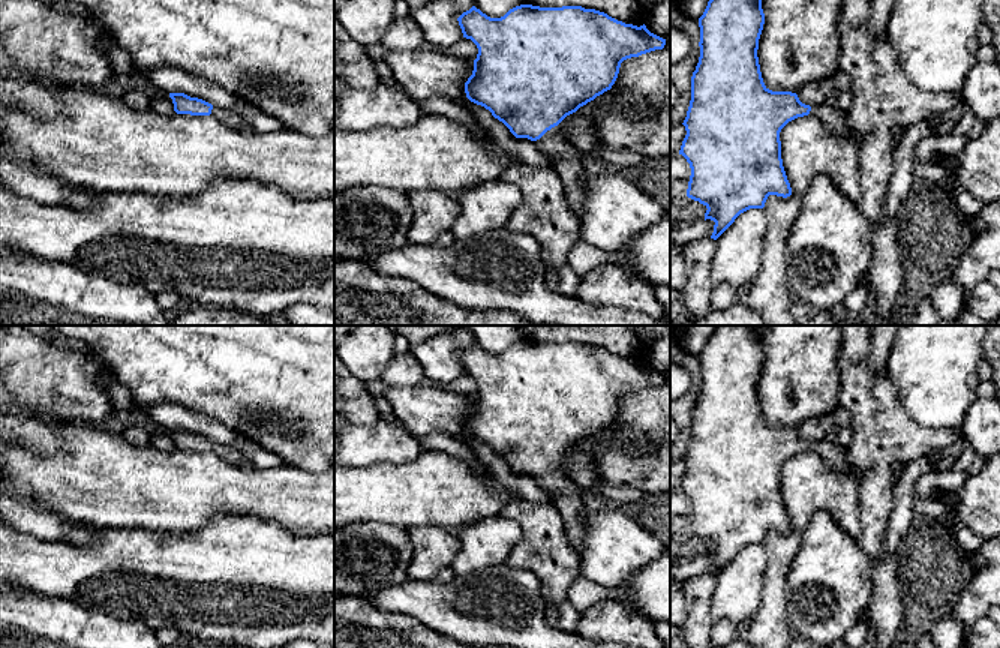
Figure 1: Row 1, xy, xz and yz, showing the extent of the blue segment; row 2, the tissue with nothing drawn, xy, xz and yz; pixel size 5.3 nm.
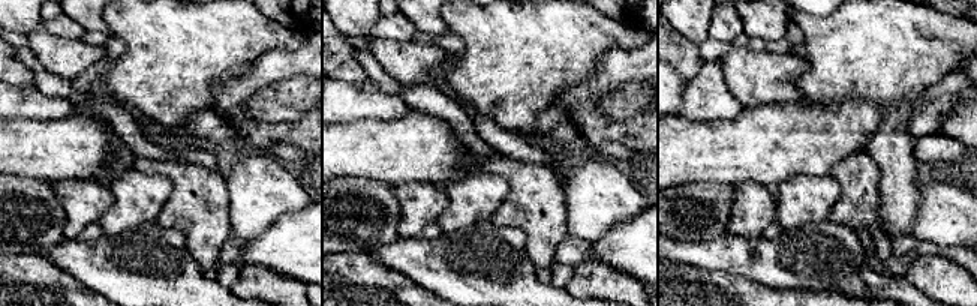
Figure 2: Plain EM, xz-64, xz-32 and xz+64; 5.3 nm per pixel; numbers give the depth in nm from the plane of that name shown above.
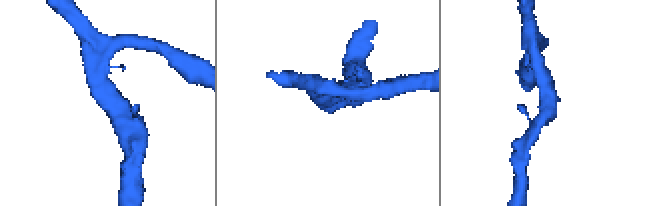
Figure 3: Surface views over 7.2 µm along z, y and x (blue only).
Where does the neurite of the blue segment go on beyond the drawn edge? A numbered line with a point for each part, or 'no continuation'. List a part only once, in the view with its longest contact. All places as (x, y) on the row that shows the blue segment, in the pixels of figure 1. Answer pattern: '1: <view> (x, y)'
1: xz (567, 159)

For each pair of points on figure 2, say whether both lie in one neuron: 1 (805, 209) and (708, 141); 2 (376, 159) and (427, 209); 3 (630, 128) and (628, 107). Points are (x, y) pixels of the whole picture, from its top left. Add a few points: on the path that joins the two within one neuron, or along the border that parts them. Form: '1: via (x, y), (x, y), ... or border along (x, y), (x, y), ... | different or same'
1: border along (812, 176), (794, 176), (778, 185) | different
2: border along (433, 183), (400, 182), (393, 186) | different
3: border along (594, 108), (609, 117), (633, 117), (642, 110) | different

